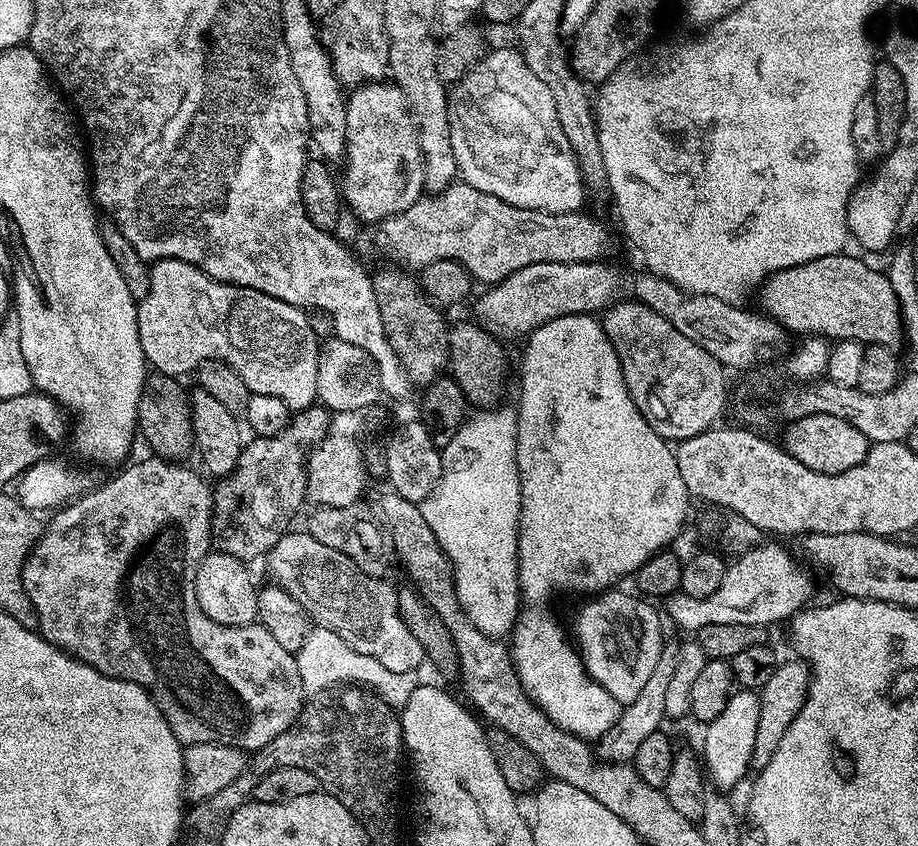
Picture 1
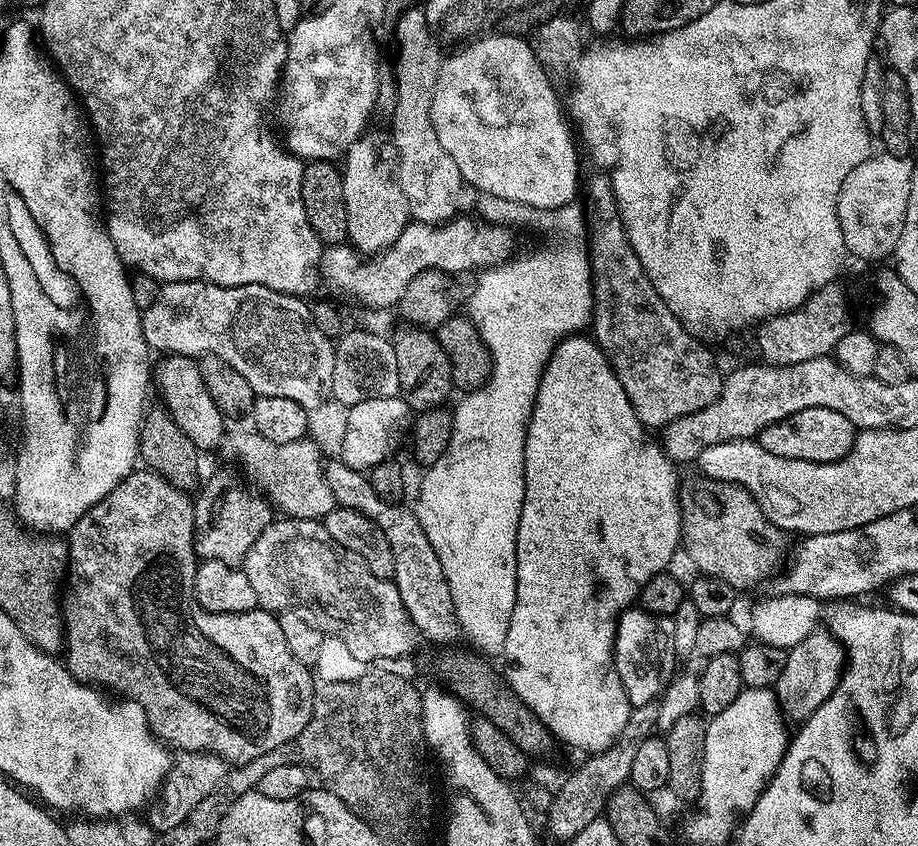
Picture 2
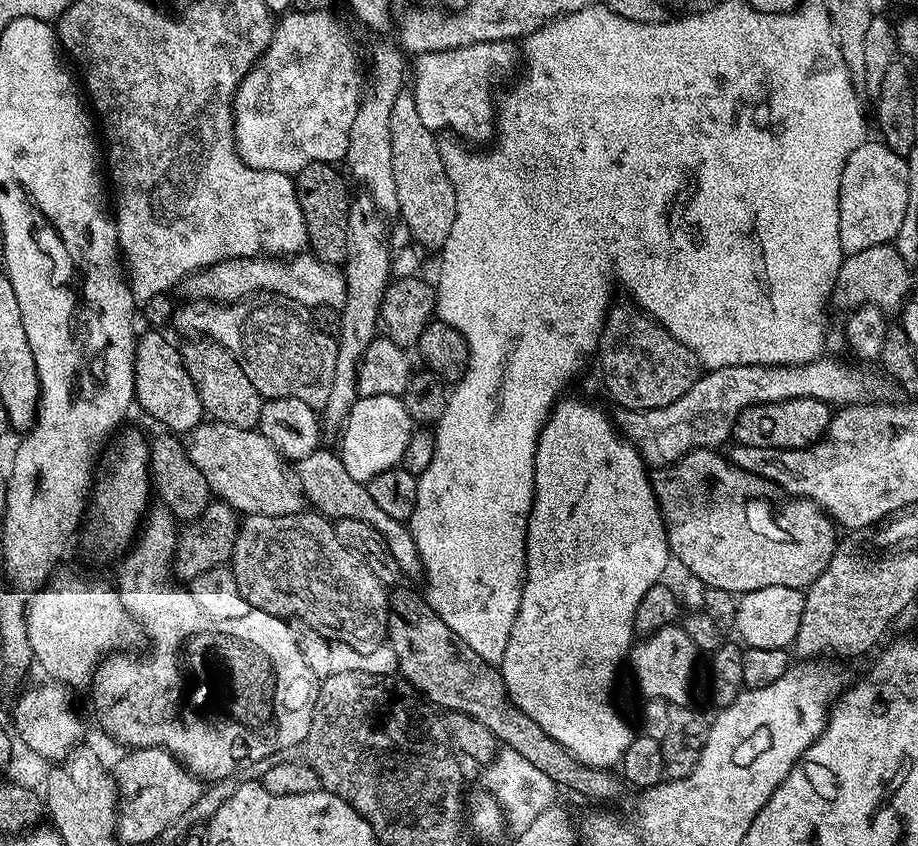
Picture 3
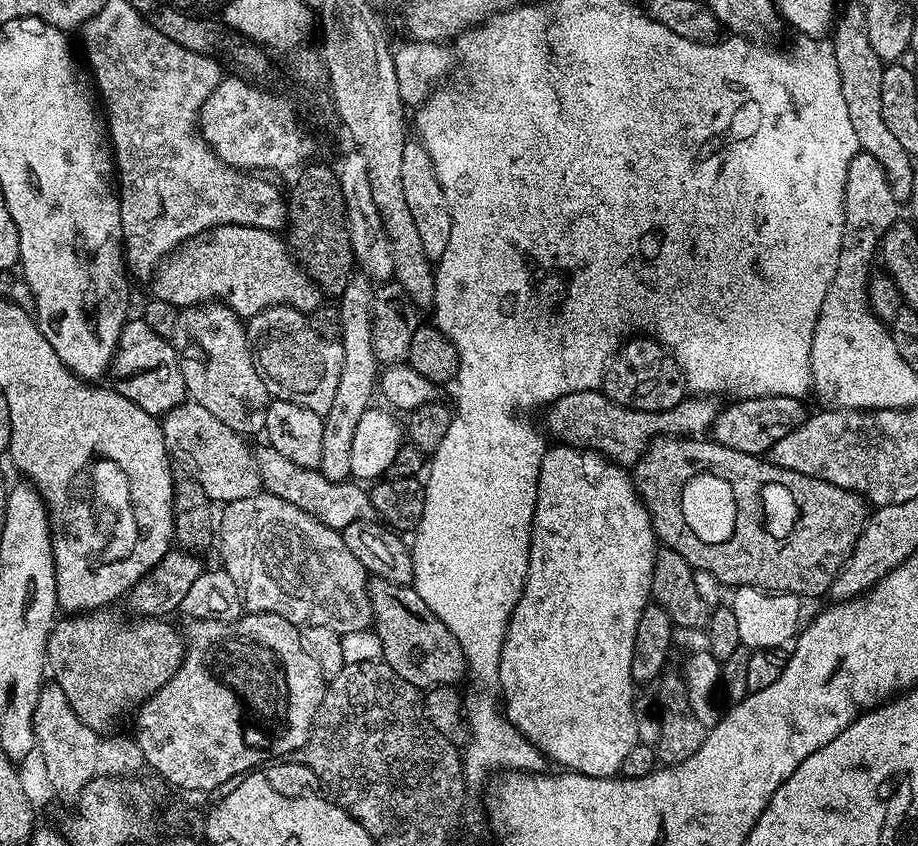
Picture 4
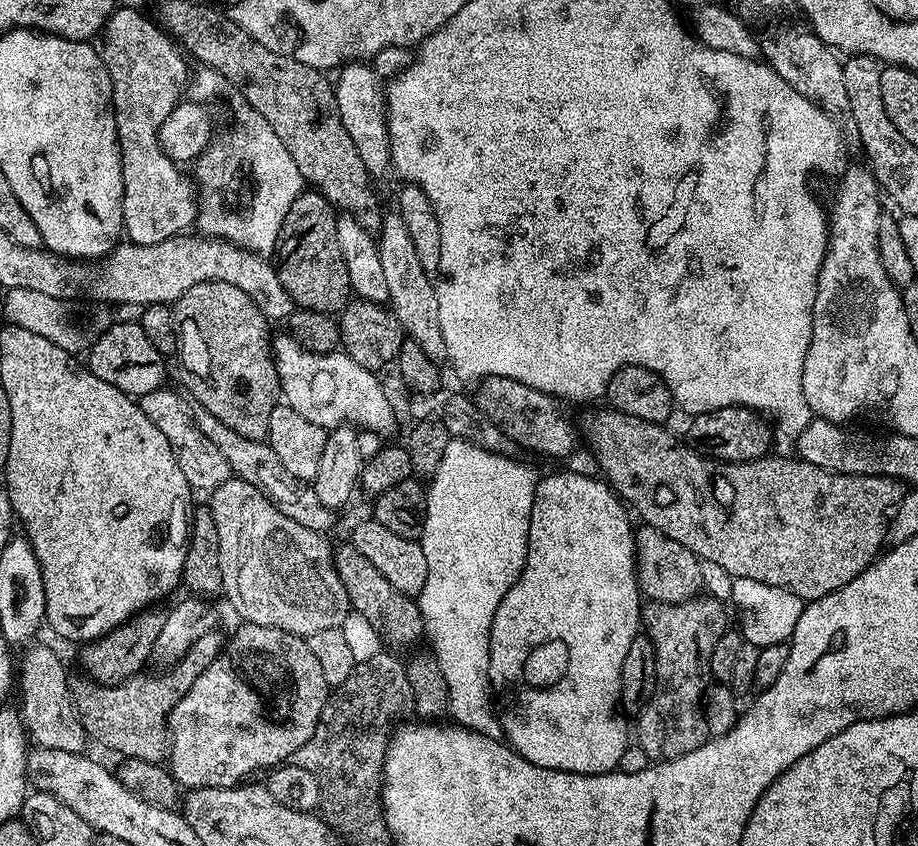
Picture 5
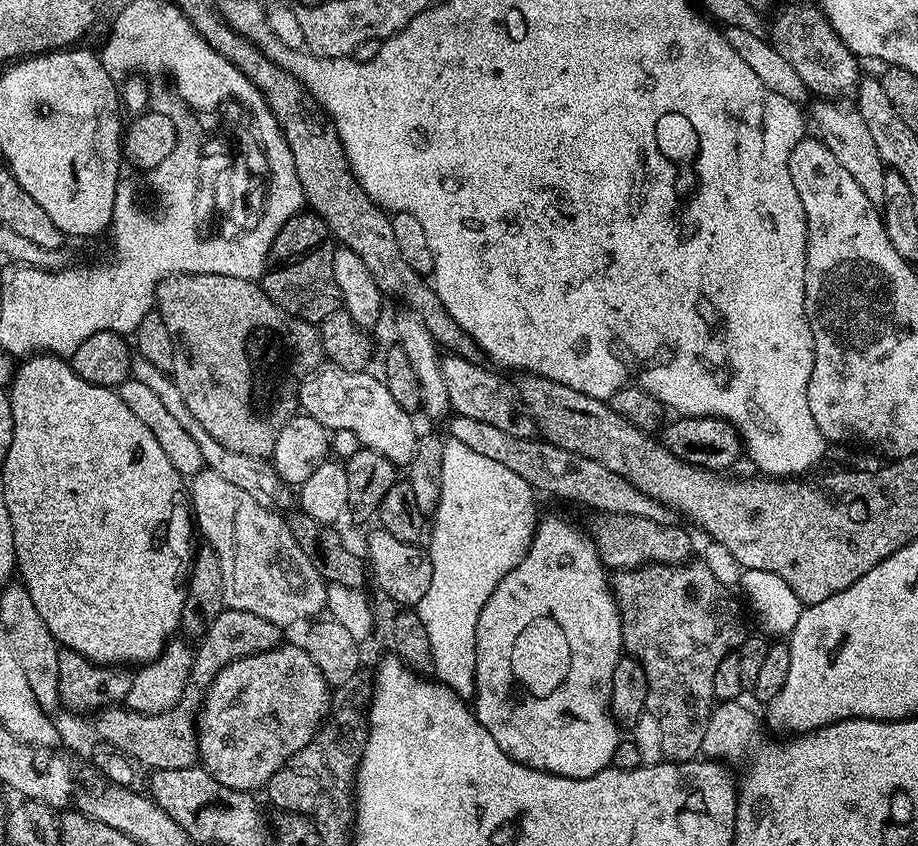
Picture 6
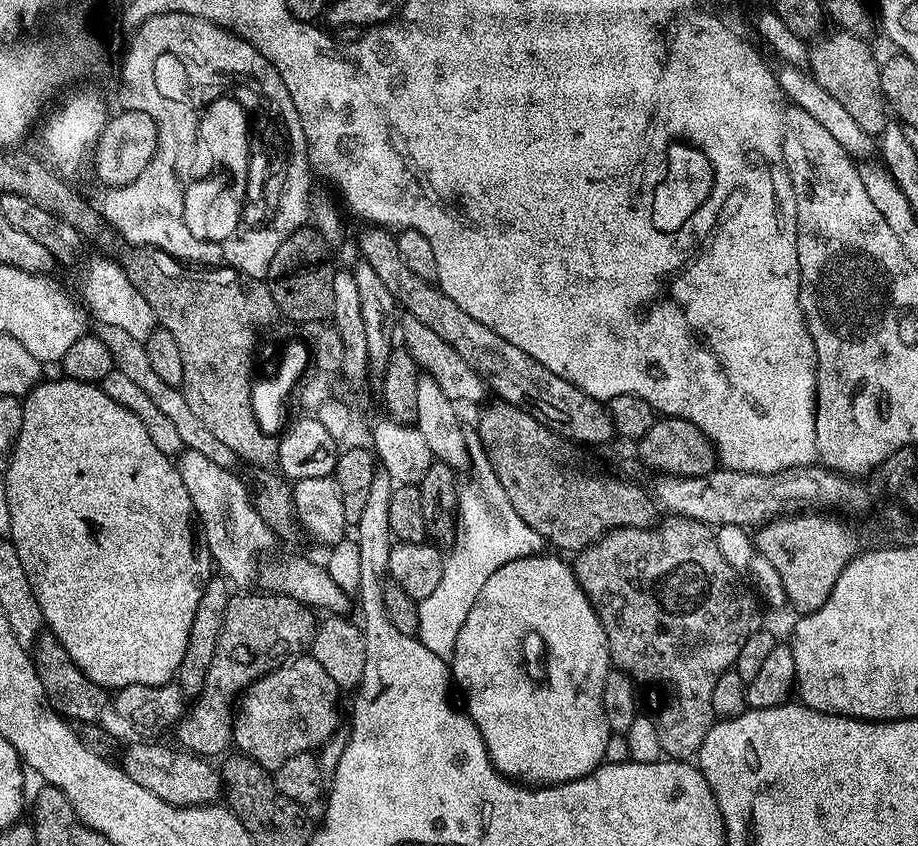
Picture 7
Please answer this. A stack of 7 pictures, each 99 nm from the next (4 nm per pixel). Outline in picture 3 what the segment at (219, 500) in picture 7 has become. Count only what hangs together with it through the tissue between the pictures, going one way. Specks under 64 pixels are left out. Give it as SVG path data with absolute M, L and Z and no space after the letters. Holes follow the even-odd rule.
M315 510L285 516L244 516L230 567L242 598L257 612L306 620L329 641L346 644L359 652L369 652L387 641L389 589L364 560L338 542L333 521Z

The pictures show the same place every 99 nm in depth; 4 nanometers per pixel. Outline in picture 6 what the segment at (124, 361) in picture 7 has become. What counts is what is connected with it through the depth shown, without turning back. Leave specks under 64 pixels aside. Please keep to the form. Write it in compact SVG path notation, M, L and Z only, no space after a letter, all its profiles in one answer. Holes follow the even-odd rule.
M137 355L133 359L130 376L131 379L150 386L150 390L154 390L154 395L166 405L166 410L170 410L170 414L174 414L174 418L178 418L178 422L182 422L182 427L190 434L190 438L194 438L194 442L198 442L198 450L202 450L205 468L214 470L214 474L220 475L233 486L246 490L246 494L250 494L250 498L254 498L254 502L258 502L258 506L266 506L281 514L287 513L293 507L293 505L291 506L294 504L293 489L277 474L271 459L263 460L254 458L250 454L238 454L238 450L226 450L226 446L222 446L222 442L218 442L209 431L203 428L202 422L198 422L198 418L194 418L194 414L190 414L190 406L186 406L186 398L182 398L179 383L175 379L172 381L173 377L169 373L158 370L158 366L150 366L150 362L146 362L146 358Z

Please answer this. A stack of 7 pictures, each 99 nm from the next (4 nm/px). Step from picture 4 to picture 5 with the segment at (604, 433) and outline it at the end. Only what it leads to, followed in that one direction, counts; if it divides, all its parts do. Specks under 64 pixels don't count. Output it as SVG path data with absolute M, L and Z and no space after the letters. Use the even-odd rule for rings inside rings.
M490 376L479 381L480 389L474 392L476 408L502 434L508 437L513 445L521 444L524 448L529 448L532 452L541 452L544 456L568 456L576 448L576 428L572 425L572 420L560 409L561 401L554 396L548 396L542 390L526 386L514 378L502 378L501 376Z

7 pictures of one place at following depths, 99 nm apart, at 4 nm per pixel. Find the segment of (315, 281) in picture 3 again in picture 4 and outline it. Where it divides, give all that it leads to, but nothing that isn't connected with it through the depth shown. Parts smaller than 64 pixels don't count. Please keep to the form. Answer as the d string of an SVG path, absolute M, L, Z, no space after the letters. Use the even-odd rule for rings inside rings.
M223 224L212 228L205 235L180 245L161 263L150 280L151 295L162 302L170 302L181 310L209 302L227 304L241 318L251 318L275 304L285 304L294 310L310 314L315 308L321 307L321 290L301 268L289 245L278 237L276 232L265 228L251 228L241 224Z

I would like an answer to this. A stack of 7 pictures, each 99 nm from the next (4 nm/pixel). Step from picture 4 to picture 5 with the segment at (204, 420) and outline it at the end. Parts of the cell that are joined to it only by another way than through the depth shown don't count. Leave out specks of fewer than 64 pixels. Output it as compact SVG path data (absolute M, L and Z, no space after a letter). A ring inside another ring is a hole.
M165 386L139 397L138 403L142 414L146 414L146 418L150 418L154 426L158 426L158 430L162 430L166 442L170 442L174 450L174 458L178 458L182 474L186 474L186 482L193 490L211 490L222 486L222 482L226 482L232 476L228 460L222 458L222 450L218 450L218 446L214 446L214 442L210 442L210 438L206 438L206 434L202 434L202 430L194 424L188 413L189 405L184 404L170 388Z

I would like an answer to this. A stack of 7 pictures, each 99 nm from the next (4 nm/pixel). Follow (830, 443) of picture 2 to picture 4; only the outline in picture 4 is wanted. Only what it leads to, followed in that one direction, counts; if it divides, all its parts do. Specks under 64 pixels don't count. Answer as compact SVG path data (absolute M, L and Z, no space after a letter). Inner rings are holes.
M750 396L747 398L736 398L719 409L716 414L716 421L712 423L710 429L711 439L722 446L730 446L730 450L742 450L742 454L763 457L774 446L774 442L786 438L790 430L798 430L806 418L804 412L805 401L799 396Z

